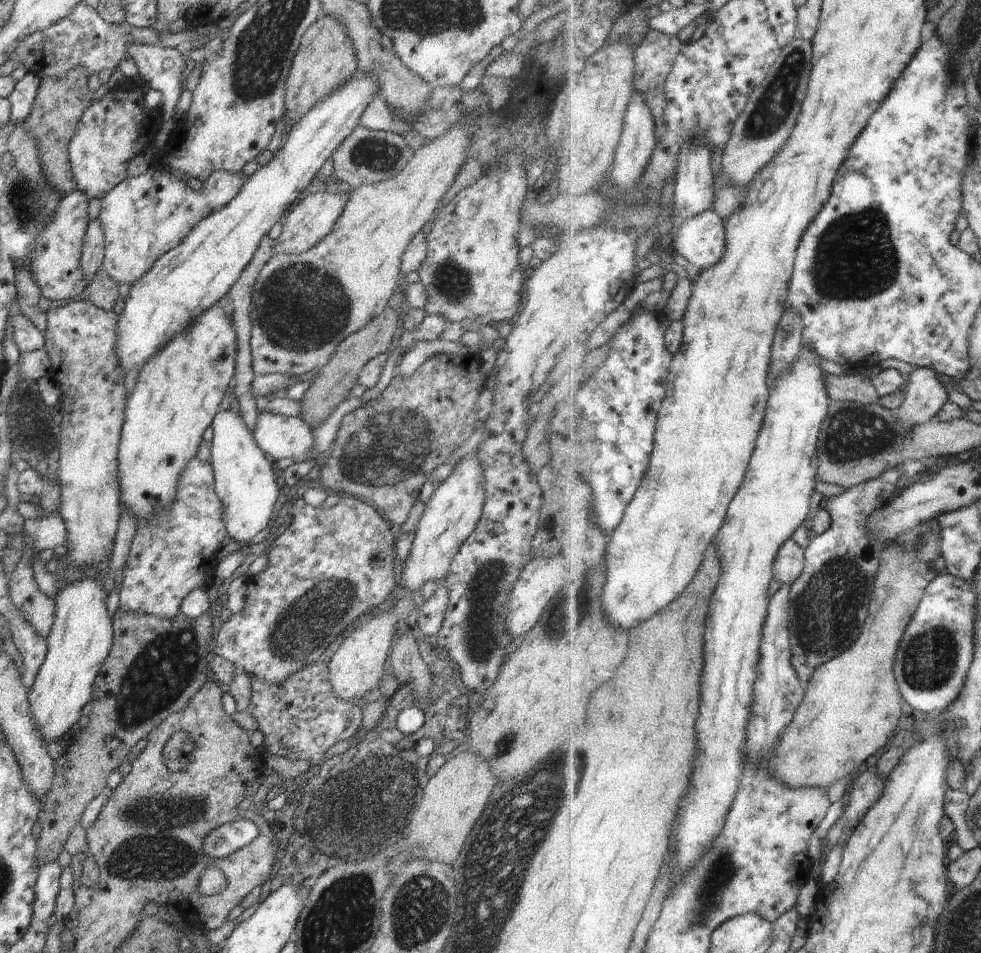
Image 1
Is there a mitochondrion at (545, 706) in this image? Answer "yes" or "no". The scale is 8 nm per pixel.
no

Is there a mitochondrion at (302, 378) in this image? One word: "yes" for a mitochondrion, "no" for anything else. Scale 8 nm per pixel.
no

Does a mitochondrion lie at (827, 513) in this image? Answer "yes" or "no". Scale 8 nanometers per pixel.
no

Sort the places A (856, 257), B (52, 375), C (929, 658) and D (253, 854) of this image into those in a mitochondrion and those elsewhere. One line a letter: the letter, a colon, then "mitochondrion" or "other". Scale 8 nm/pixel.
A: mitochondrion
B: other
C: mitochondrion
D: other

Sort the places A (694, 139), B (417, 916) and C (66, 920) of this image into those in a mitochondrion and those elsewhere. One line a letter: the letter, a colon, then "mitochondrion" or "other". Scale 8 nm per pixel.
A: other
B: mitochondrion
C: other

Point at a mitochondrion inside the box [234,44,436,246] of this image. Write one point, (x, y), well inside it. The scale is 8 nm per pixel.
(375, 154)

